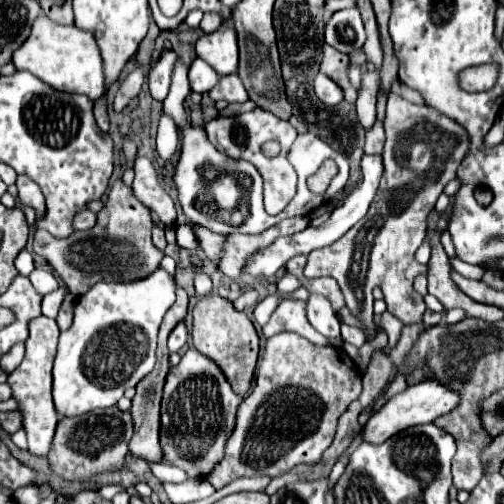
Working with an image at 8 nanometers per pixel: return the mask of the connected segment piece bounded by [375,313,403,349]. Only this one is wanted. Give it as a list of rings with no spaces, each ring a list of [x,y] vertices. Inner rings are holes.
[[[389,313],[377,315],[377,317],[375,317],[375,323],[387,331],[387,335],[389,335],[389,347],[393,349],[393,347],[397,345],[397,341],[399,341],[403,323],[399,323],[399,321],[397,321],[393,315],[389,315]]]

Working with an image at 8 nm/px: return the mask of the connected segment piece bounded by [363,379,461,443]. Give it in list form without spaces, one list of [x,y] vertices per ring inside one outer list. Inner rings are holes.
[[[425,379],[421,383],[409,385],[405,391],[393,395],[367,423],[365,423],[365,441],[369,443],[383,443],[385,439],[389,439],[391,435],[395,435],[397,431],[411,427],[411,425],[423,425],[423,423],[435,423],[435,419],[439,419],[441,415],[451,413],[457,403],[459,403],[459,395],[445,387],[443,383],[439,383],[437,379]]]

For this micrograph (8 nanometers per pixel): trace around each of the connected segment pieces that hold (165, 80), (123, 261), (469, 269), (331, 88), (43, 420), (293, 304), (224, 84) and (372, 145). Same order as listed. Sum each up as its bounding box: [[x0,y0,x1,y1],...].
[[147,51,177,101],[33,179,163,295],[451,259,485,279],[315,75,343,105],[9,317,59,457],[263,301,329,345],[209,73,249,103],[365,121,385,154]]

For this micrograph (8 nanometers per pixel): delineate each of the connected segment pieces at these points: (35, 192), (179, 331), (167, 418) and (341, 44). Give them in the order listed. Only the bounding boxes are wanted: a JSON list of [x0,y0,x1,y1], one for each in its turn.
[[17,175,45,213],[169,323,189,353],[159,349,243,479],[325,9,365,55]]

